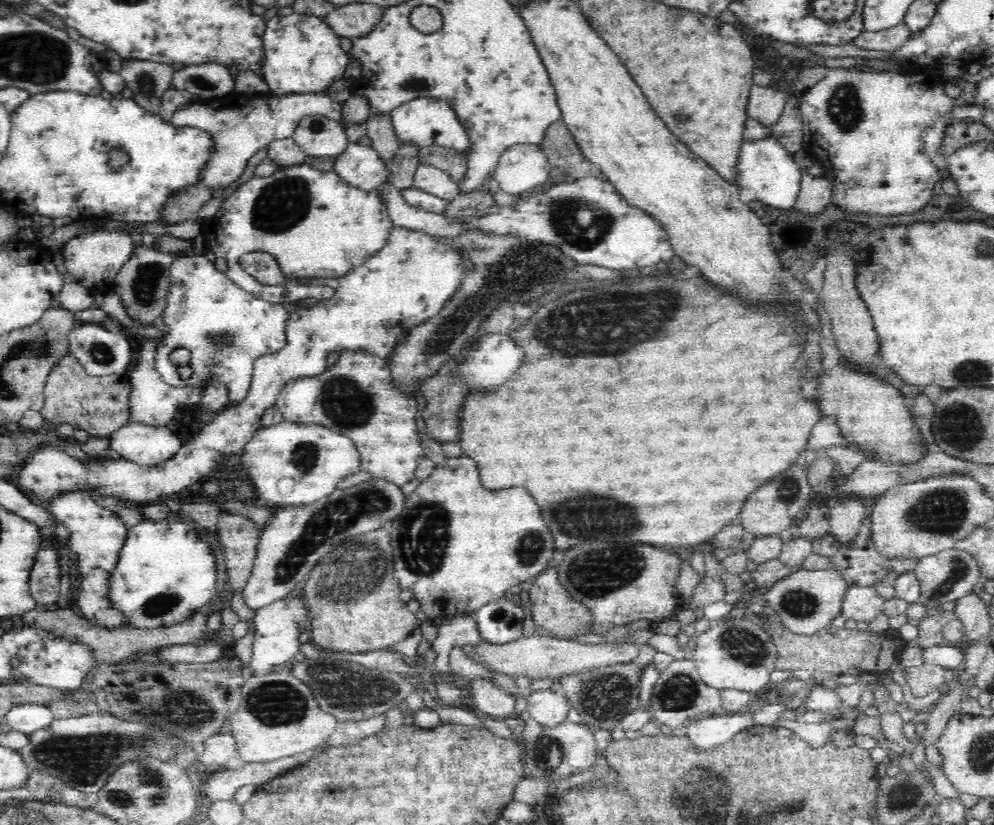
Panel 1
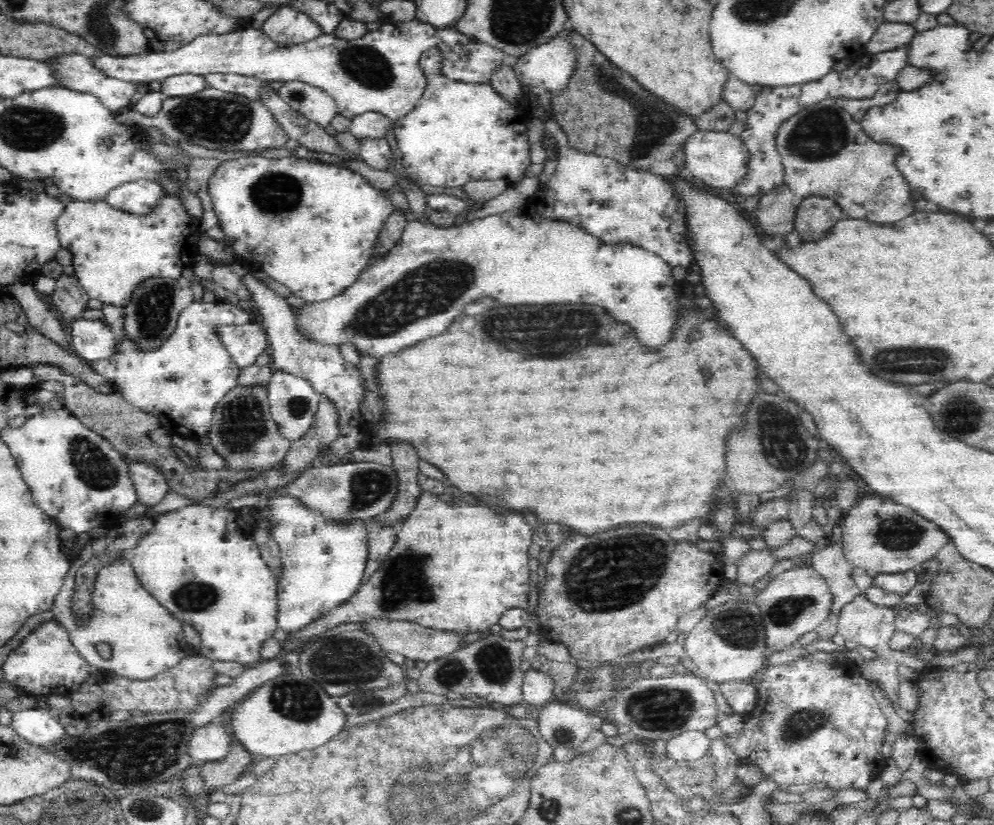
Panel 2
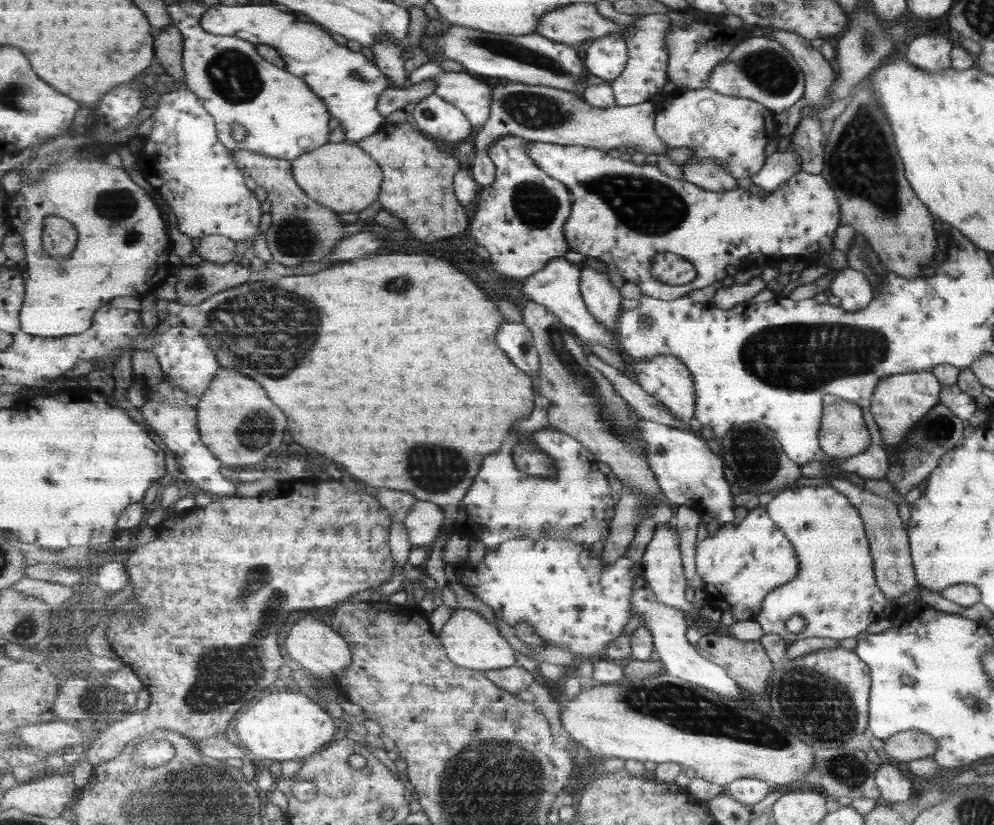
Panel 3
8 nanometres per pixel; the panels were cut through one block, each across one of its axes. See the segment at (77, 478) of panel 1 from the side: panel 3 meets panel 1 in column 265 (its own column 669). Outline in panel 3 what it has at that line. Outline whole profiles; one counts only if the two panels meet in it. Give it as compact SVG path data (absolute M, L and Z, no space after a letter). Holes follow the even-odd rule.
M662 355L649 360L630 360L629 365L637 376L637 382L649 393L662 402L677 416L681 422L691 422L696 416L697 394L695 394L695 382L691 376L691 370L681 362L681 358L670 355Z

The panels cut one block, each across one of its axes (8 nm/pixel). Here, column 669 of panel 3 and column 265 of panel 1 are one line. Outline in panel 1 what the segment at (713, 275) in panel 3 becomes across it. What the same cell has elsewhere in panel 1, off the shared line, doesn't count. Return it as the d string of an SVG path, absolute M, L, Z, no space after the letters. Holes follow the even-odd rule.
M307 160L300 165L279 168L270 176L253 176L244 182L220 207L216 217L210 224L210 230L204 232L208 251L218 258L225 258L228 270L225 274L231 282L242 290L268 302L289 303L303 298L326 300L334 296L334 288L322 284L298 284L288 282L280 285L264 285L244 271L240 265L240 257L250 252L268 252L275 259L286 278L337 279L344 277L350 270L366 264L367 260L382 250L389 242L394 224L390 219L387 207L376 190L364 190L348 184L337 172L323 172L312 168Z

